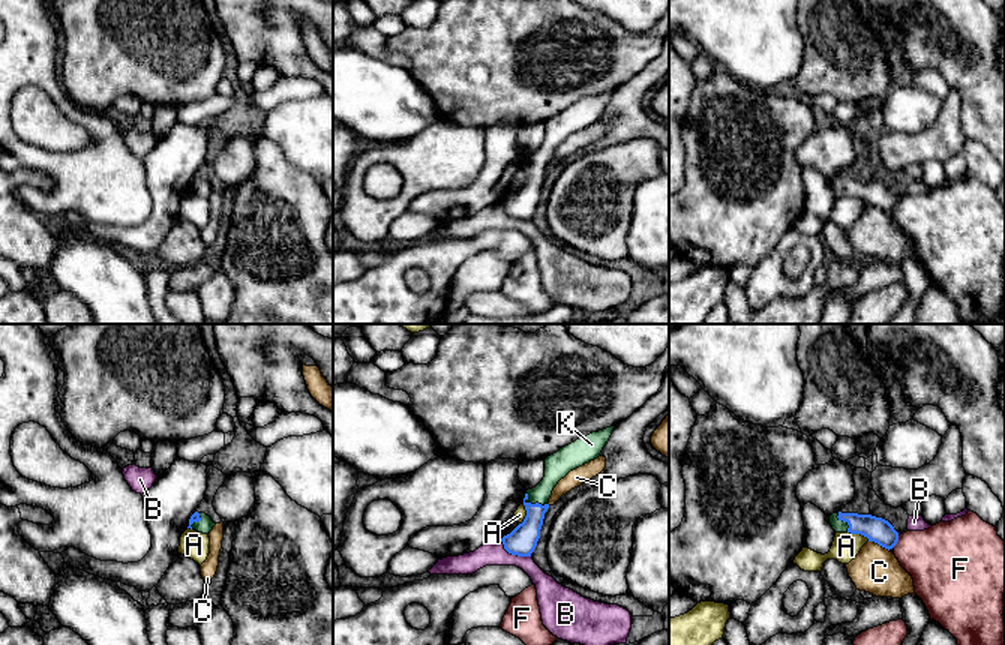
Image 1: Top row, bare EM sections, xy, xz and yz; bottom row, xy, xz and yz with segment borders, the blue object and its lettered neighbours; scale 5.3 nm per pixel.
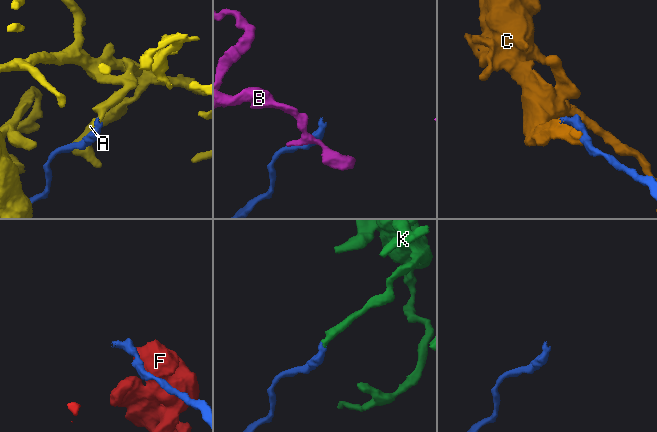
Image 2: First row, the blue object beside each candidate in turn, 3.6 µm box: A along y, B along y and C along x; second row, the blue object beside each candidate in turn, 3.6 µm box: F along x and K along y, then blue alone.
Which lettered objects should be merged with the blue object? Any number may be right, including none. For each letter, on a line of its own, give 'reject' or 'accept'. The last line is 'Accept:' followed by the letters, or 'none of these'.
A: reject
B: reject
C: reject
F: reject
K: accept
Accept: K

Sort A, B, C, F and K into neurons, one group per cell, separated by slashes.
A / B / C / F / K

